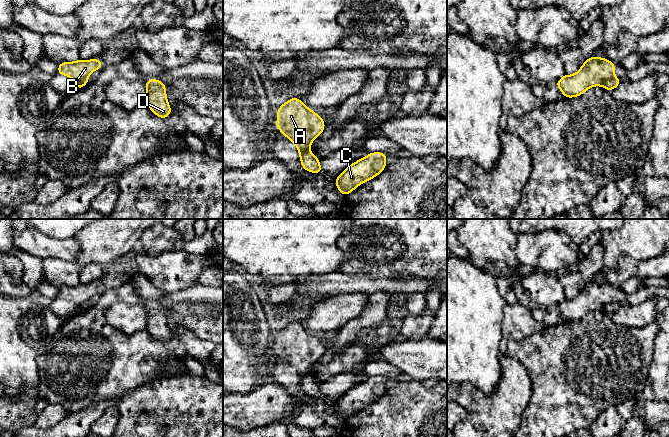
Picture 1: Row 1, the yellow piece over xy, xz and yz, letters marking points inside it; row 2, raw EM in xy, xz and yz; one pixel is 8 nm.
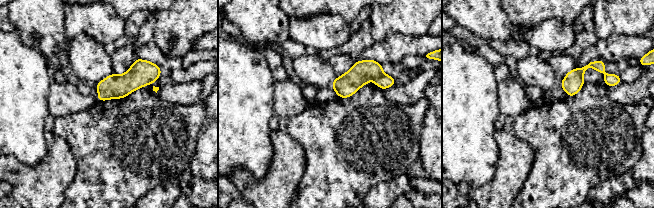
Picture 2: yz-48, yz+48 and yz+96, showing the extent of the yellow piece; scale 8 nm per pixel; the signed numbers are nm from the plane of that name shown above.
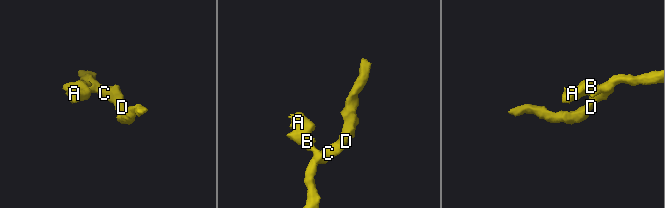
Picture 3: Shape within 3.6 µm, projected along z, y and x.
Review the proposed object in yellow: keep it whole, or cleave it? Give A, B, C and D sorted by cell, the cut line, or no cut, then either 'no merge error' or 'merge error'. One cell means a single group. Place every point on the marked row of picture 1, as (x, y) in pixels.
A B / C D | yz (613, 76), (608, 78), (602, 85) | merge error

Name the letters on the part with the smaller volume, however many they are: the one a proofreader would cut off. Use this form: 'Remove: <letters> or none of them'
Remove: A, B

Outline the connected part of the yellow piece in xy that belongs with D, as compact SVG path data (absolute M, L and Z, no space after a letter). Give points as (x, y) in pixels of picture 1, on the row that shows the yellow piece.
M151 78L145 82L147 93L147 106L158 117L163 120L172 112L167 101L166 85L157 79Z

